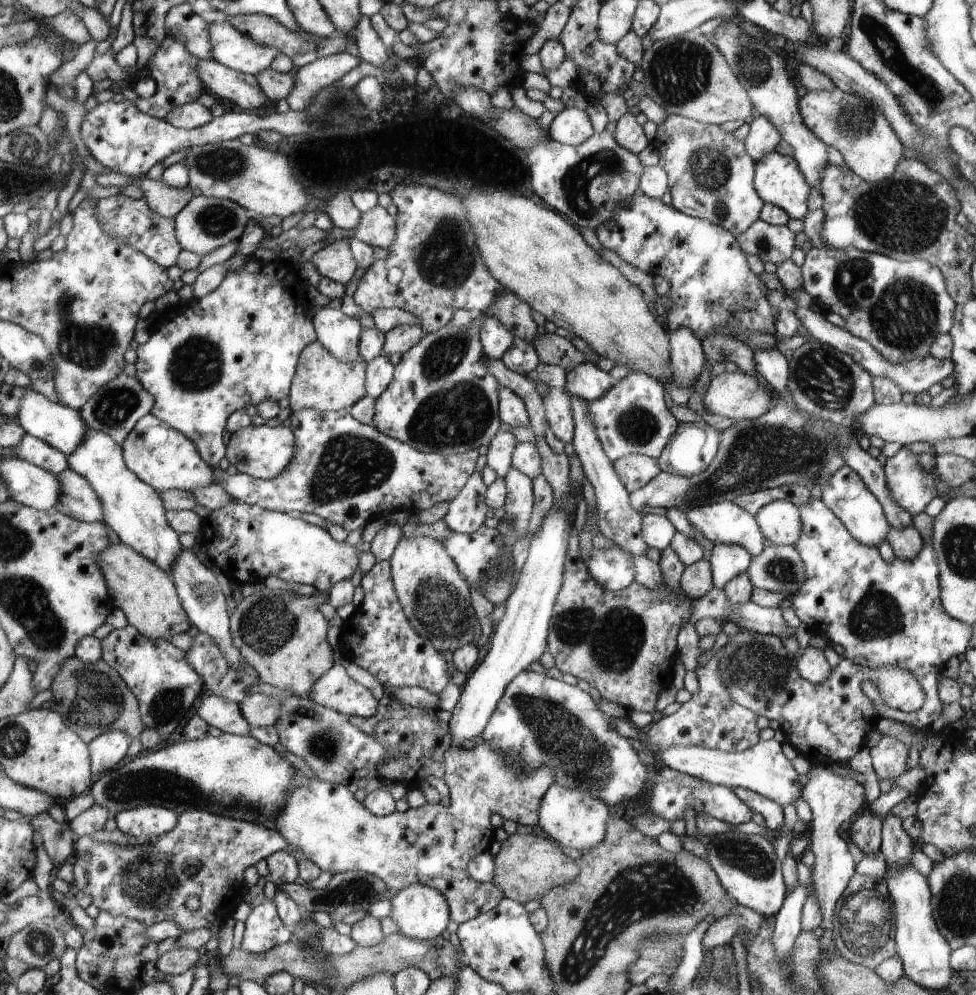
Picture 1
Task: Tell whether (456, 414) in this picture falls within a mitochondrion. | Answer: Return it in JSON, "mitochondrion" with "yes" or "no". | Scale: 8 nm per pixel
{"mitochondrion":"yes"}

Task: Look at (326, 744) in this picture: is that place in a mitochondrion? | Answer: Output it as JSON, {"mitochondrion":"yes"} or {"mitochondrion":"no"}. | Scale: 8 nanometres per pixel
{"mitochondrion":"yes"}

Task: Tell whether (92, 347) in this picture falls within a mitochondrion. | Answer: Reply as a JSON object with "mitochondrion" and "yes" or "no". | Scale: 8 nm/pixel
{"mitochondrion":"yes"}

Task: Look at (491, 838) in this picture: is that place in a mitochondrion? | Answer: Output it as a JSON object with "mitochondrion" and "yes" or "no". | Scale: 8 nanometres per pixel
{"mitochondrion":"no"}

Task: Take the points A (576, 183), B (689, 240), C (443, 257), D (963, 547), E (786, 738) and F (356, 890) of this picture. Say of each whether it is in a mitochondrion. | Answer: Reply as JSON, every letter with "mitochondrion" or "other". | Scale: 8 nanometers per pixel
{"A":"mitochondrion","B":"other","C":"mitochondrion","D":"mitochondrion","E":"other","F":"mitochondrion"}

